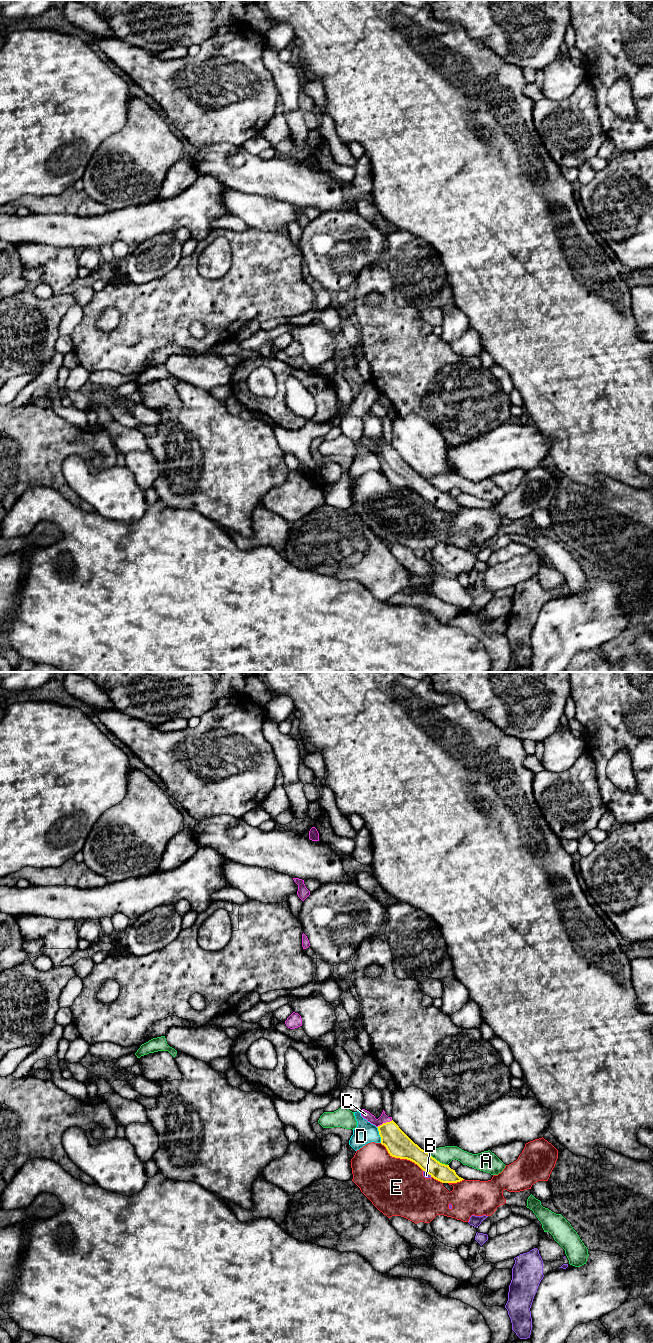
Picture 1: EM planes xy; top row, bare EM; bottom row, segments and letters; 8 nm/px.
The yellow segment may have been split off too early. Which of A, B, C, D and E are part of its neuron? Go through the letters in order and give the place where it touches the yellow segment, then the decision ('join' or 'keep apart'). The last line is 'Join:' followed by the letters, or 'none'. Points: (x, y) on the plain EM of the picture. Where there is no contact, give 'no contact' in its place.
A: xy (438, 489) | keep apart
B: xy (427, 500) | keep apart
C: xy (384, 451) | join
D: xy (379, 462) | keep apart
E: xy (401, 486) | keep apart
Join: C

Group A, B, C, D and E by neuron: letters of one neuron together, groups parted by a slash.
A / B D / C / E

